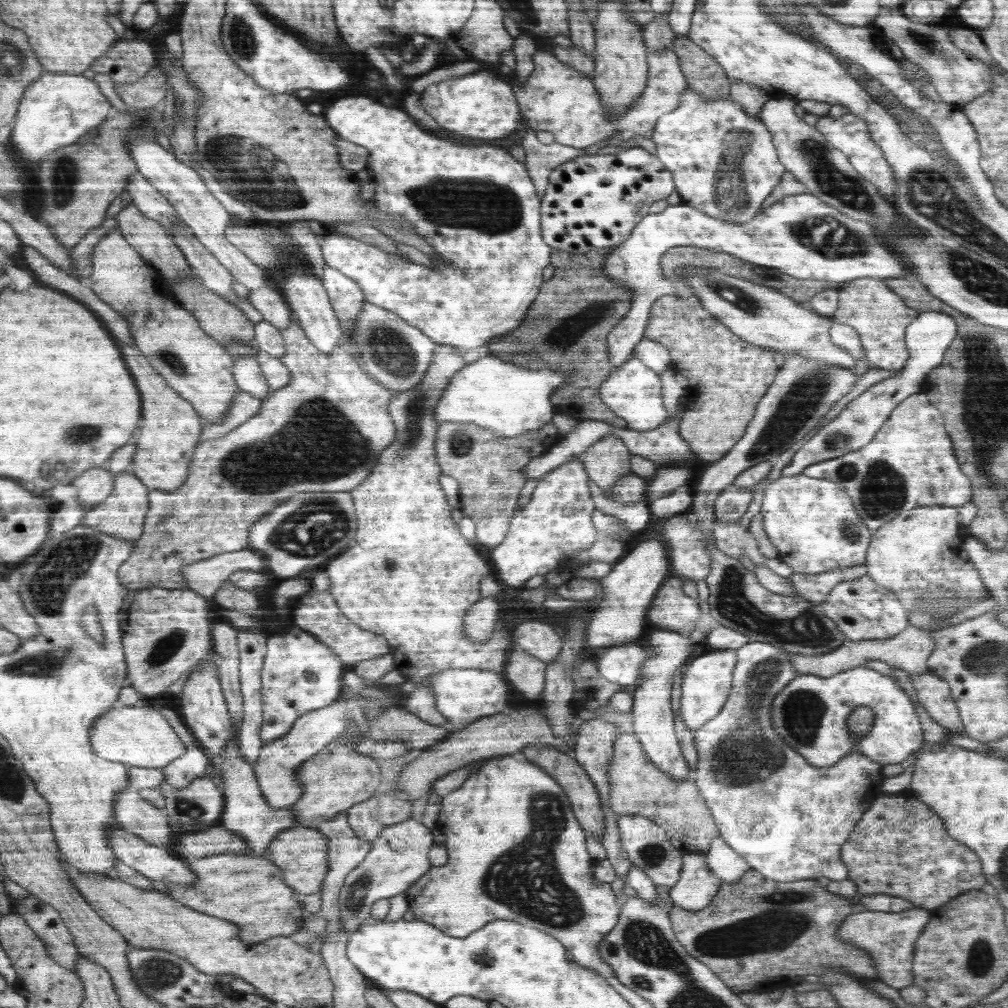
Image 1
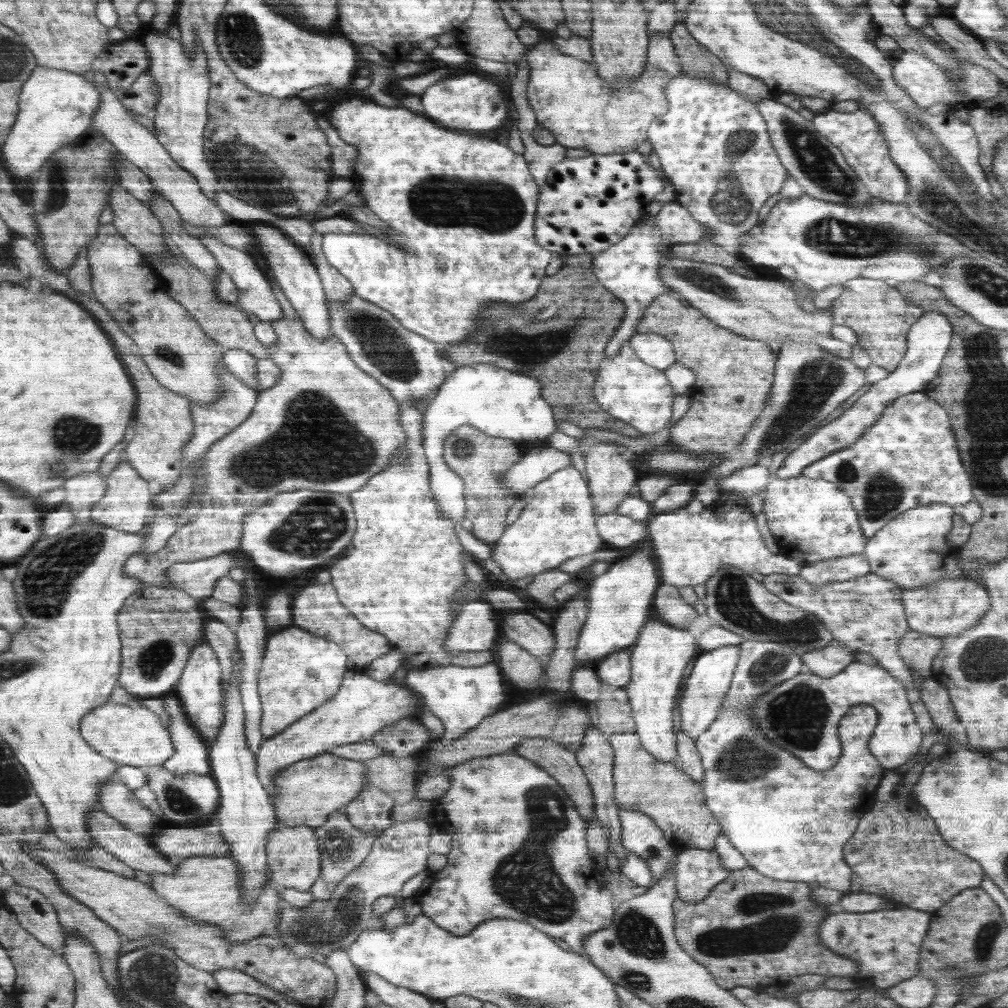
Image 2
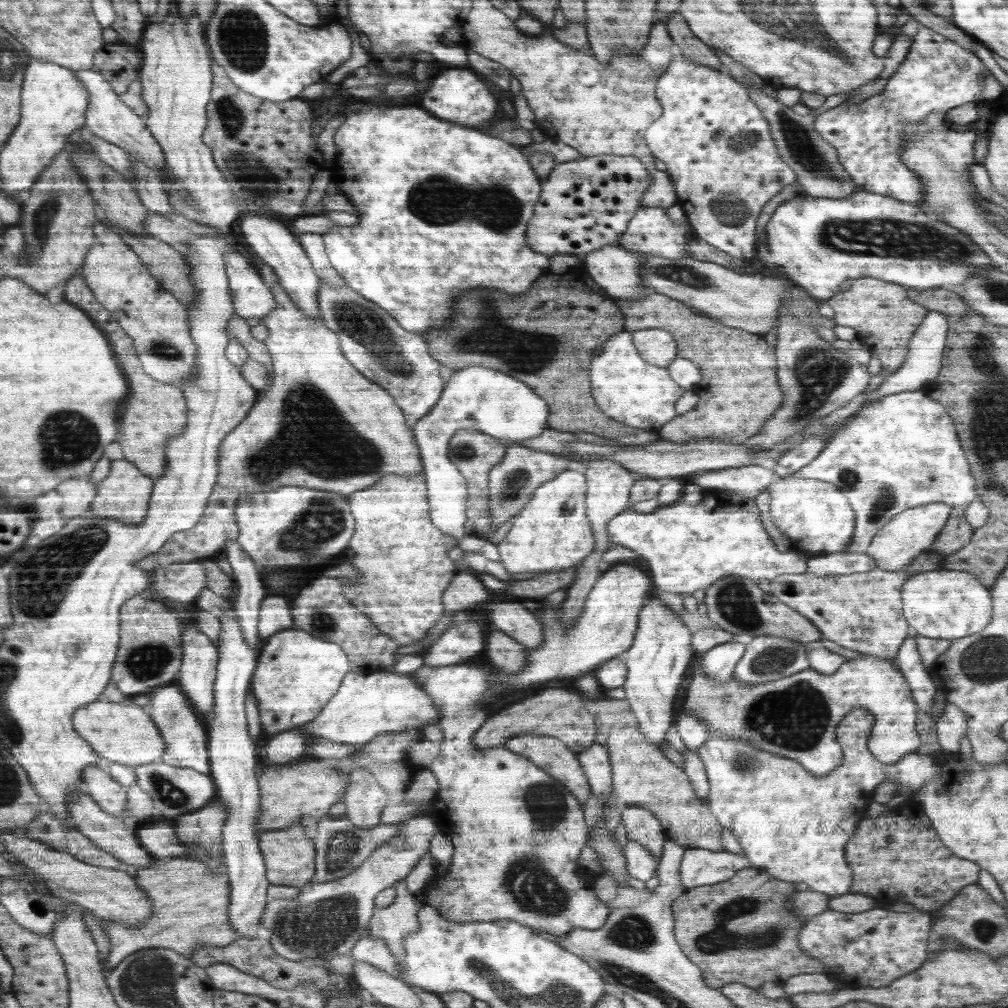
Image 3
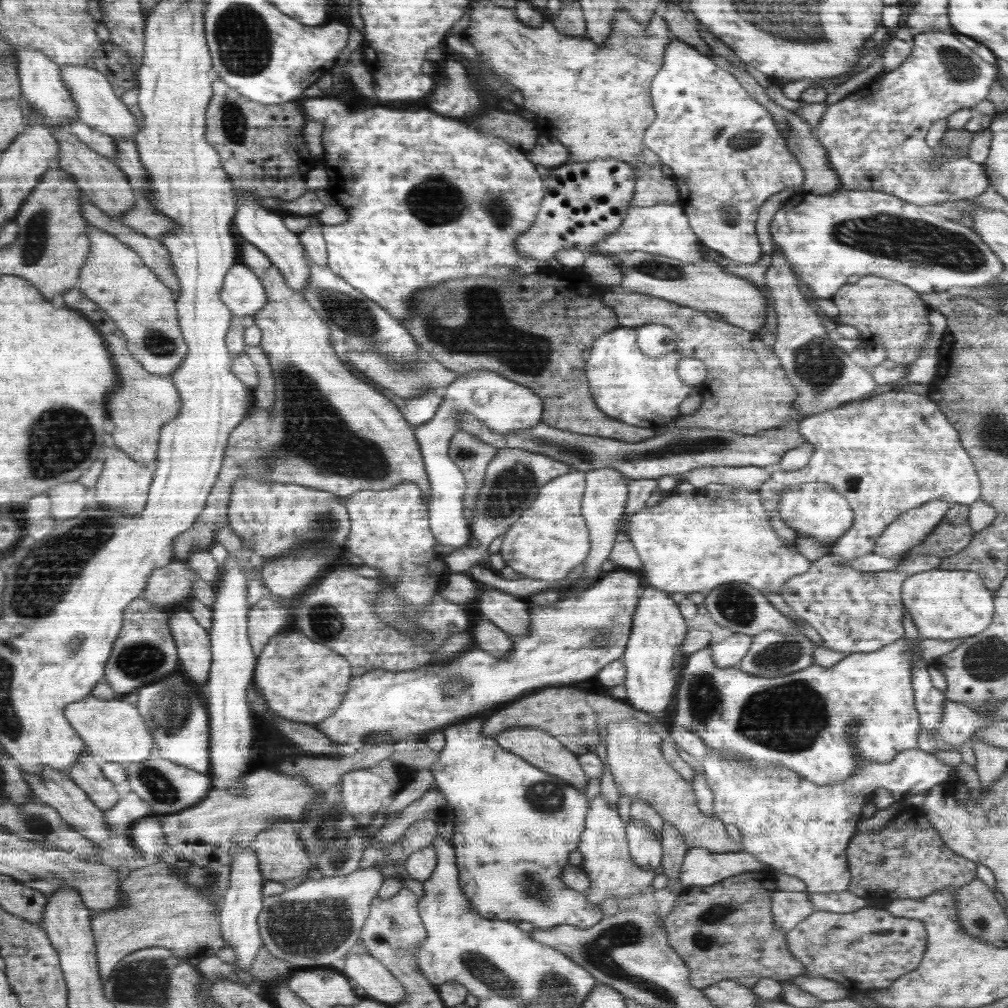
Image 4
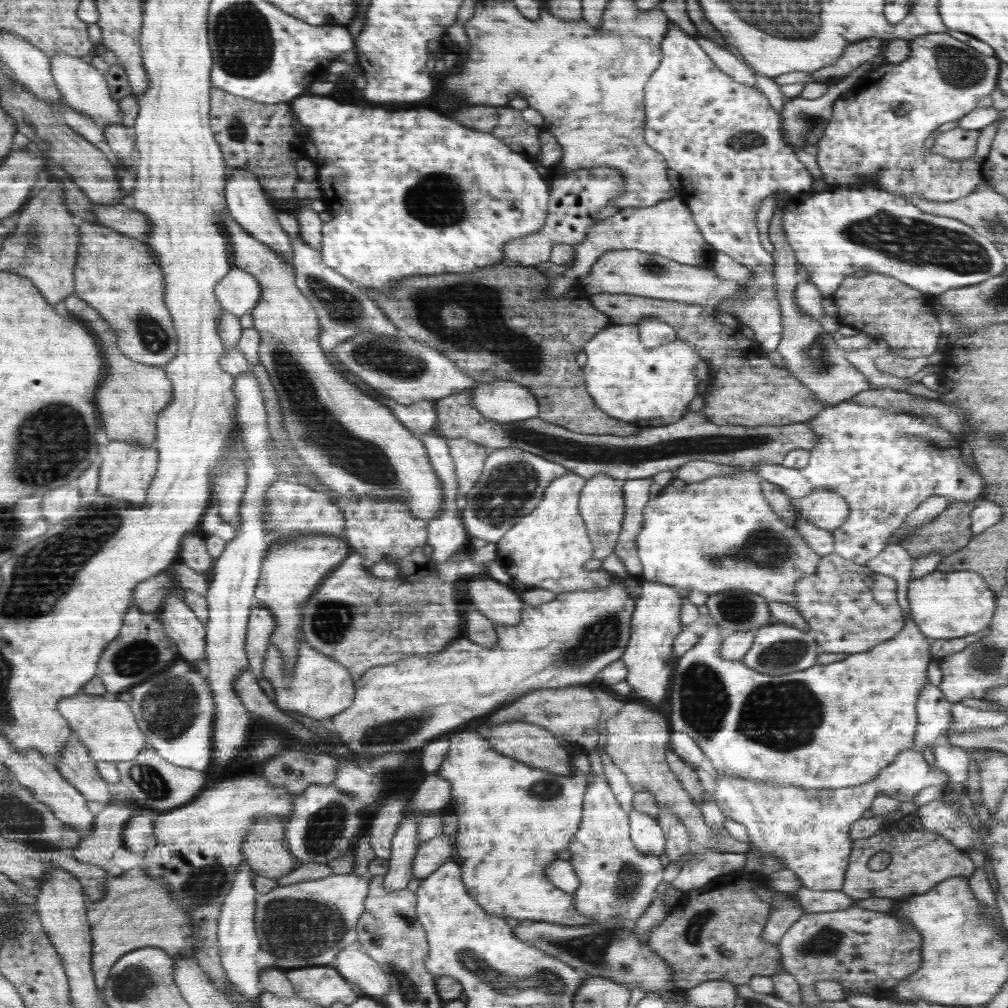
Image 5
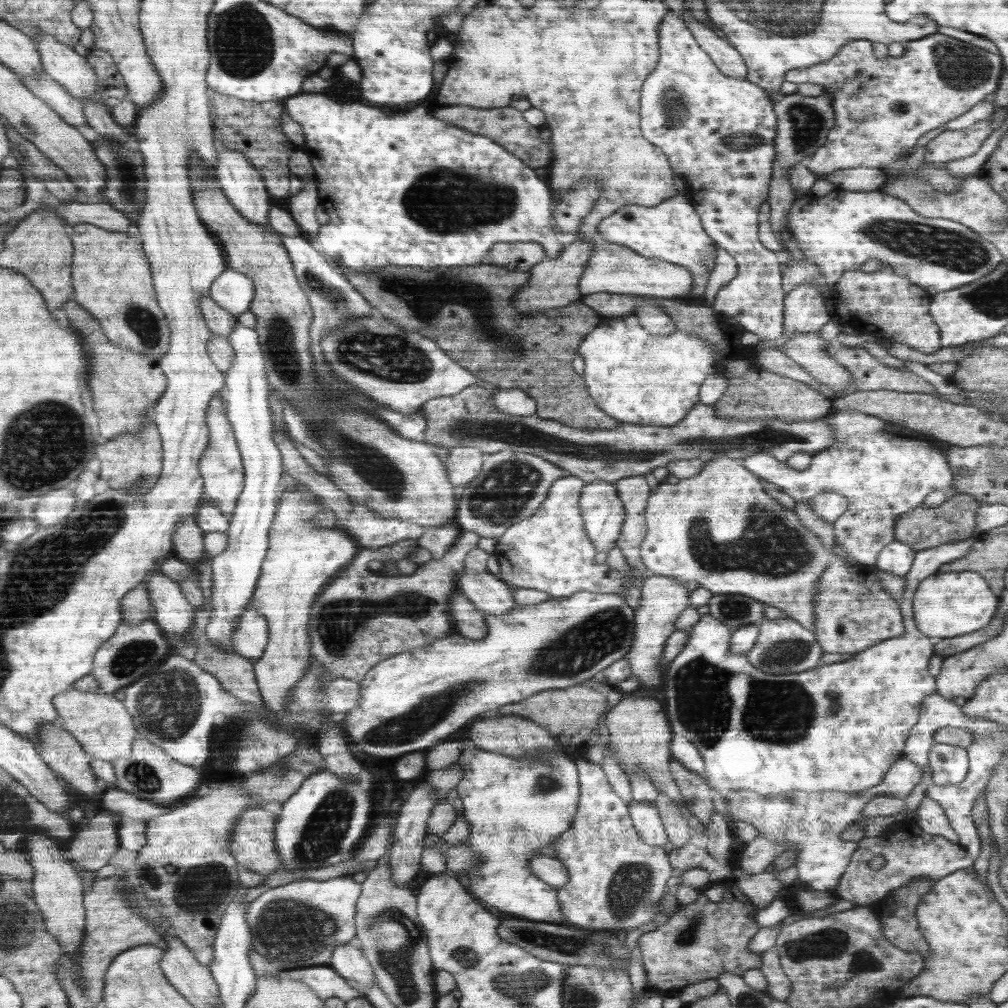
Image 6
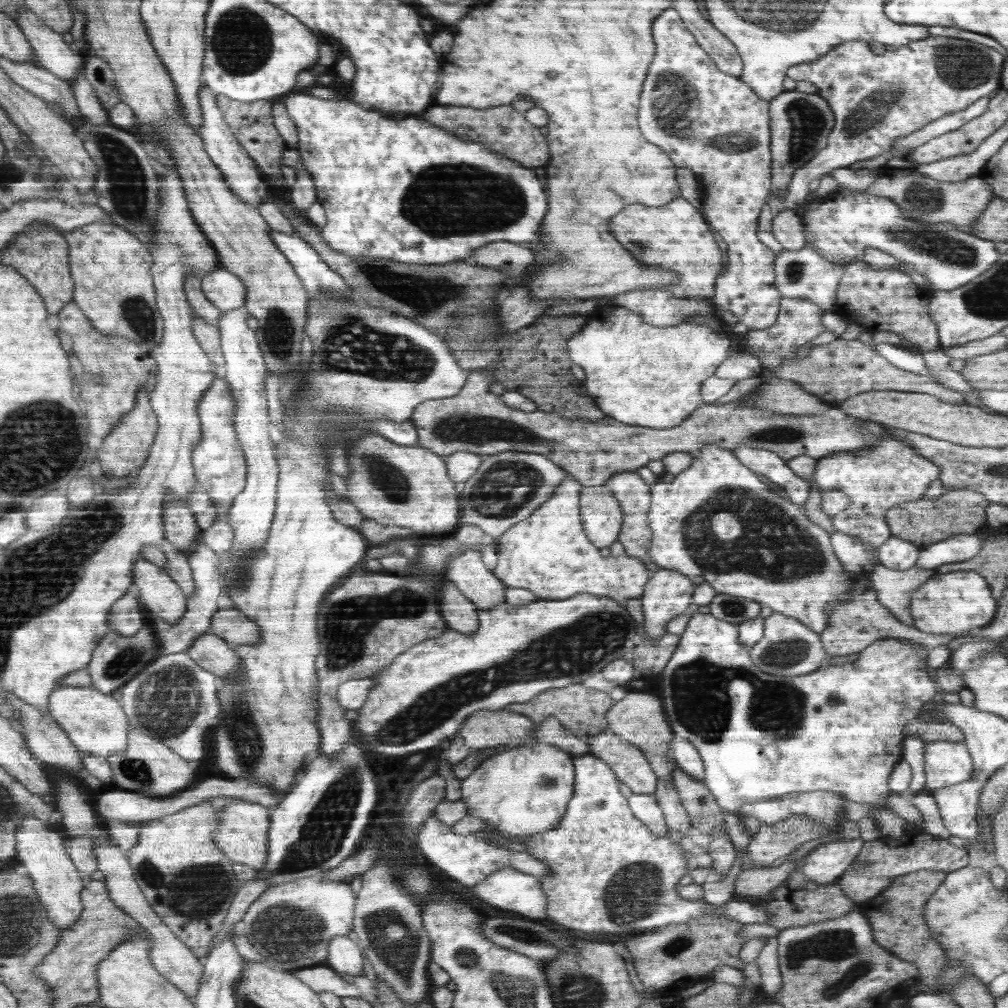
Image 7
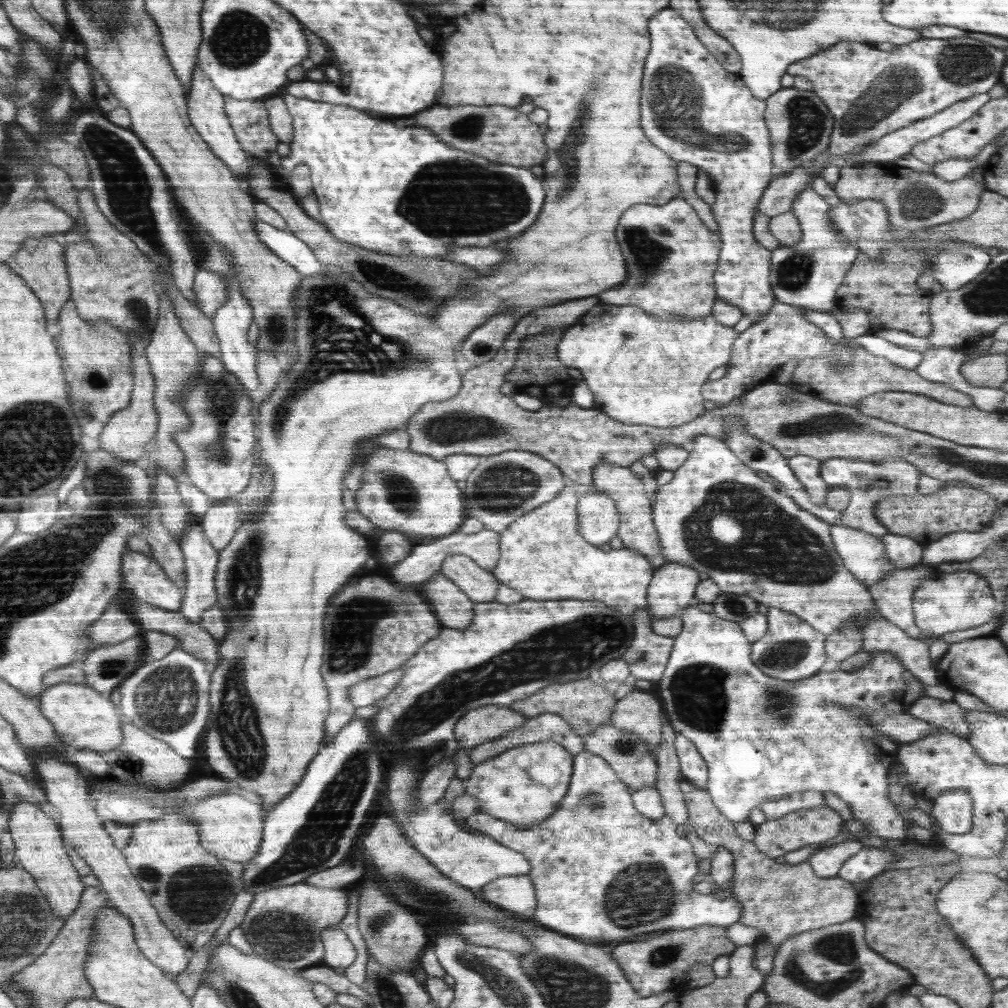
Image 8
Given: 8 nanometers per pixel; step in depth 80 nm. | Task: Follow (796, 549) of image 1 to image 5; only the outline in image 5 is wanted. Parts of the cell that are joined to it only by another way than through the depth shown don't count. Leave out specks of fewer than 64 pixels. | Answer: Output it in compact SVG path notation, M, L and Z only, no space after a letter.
M817 489L802 498L790 498L797 518L804 517L818 528L834 534L847 519L849 506L844 497L829 489Z

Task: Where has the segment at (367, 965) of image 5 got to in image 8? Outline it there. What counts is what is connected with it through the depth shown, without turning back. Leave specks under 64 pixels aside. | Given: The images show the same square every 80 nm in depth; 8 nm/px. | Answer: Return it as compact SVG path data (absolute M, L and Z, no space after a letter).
M326 928L320 936L320 941L325 944L326 965L332 969L349 968L357 958L354 945L339 928Z

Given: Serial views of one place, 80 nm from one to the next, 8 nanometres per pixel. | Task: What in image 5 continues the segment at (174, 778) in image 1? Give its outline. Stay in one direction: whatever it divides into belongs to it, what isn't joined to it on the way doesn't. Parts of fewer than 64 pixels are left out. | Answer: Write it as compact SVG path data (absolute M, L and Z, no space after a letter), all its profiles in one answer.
M179 657L168 668L162 669L159 673L150 676L145 682L134 685L128 690L132 693L132 700L129 702L130 708L135 713L137 724L145 733L148 744L157 749L167 761L170 761L170 764L197 771L205 771L210 764L213 746L213 722L217 711L214 696L210 690L208 678L203 677L196 668L192 668L188 662Z

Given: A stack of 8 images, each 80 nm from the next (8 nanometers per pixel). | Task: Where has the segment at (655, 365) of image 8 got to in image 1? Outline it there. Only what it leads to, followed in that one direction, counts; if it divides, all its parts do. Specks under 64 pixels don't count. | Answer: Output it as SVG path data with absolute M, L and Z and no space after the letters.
M635 356L624 366L611 368L608 380L600 388L600 395L605 404L618 414L618 417L623 418L630 430L654 431L668 420L669 412L664 404L664 385L661 375Z

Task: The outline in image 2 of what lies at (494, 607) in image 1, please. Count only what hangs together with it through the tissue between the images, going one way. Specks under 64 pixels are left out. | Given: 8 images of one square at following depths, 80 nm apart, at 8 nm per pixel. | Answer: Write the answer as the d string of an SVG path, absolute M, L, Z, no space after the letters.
M485 600L470 602L462 608L456 622L450 626L444 648L458 656L458 652L480 652L493 648L500 636L497 610Z

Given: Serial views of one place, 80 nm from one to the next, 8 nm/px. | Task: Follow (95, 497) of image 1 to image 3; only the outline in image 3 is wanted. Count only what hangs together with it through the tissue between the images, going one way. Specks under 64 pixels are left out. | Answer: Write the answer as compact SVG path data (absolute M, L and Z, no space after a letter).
M85 475L68 480L55 490L62 496L59 513L69 519L90 511L91 502L98 494L98 483L92 483L90 476Z

